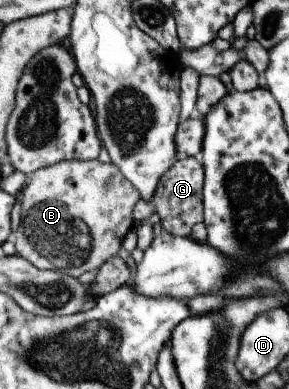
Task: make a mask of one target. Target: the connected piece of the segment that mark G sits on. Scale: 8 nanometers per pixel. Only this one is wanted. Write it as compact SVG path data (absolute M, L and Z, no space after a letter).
M191 156L176 160L173 167L161 177L159 187L153 195L153 201L163 231L169 232L171 235L191 238L195 225L204 223L204 183L204 164Z

